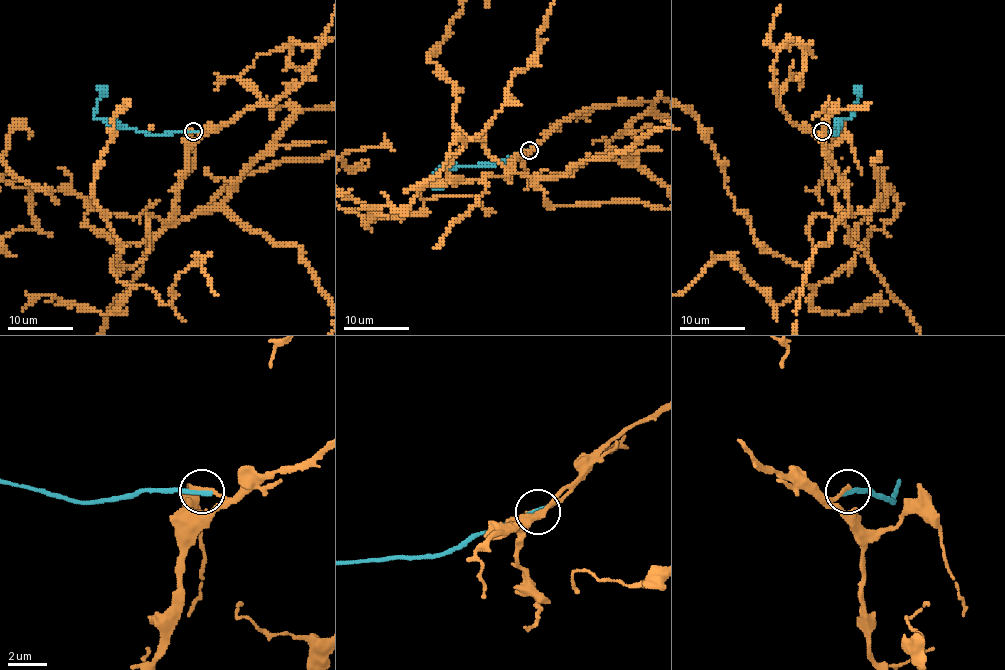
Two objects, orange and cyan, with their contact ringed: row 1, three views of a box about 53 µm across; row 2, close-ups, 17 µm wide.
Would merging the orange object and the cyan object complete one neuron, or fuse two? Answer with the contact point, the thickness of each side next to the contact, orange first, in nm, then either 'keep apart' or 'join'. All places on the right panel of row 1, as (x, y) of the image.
at (822, 131); 220 nm thick on the orange side, 280 nm on the other; keep apart

